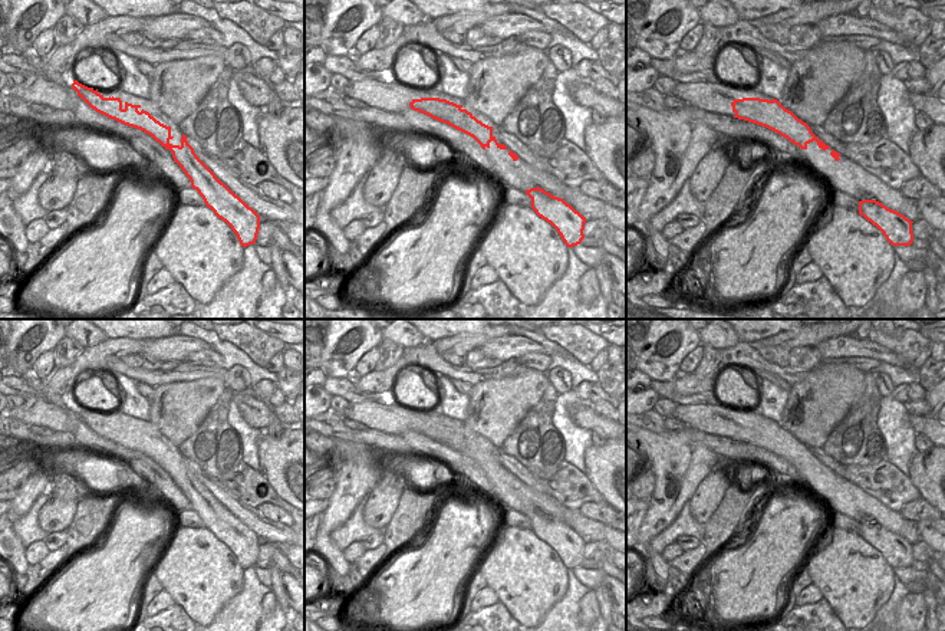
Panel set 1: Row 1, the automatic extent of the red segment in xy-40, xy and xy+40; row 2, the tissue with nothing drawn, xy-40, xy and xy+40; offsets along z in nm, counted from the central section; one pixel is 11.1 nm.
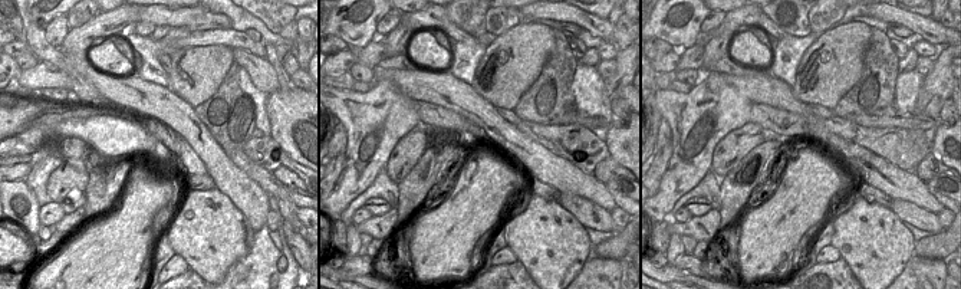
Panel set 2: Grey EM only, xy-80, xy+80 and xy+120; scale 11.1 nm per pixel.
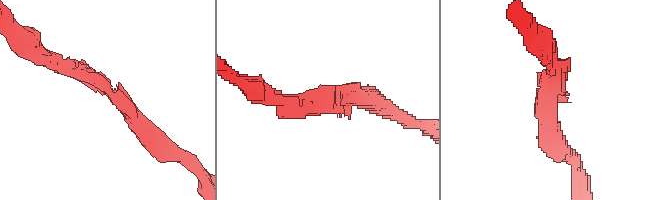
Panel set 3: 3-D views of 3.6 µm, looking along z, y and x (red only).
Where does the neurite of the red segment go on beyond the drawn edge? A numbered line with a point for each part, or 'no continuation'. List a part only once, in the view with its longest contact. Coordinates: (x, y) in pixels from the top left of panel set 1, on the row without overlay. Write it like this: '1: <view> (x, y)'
no continuation

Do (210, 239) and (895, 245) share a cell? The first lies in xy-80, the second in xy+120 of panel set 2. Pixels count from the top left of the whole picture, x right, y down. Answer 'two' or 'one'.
one

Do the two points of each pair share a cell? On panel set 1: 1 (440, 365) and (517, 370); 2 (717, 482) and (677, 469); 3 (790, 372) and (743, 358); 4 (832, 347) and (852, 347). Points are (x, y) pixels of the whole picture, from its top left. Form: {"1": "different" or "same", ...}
{"1": "same", "2": "different", "3": "same", "4": "same"}

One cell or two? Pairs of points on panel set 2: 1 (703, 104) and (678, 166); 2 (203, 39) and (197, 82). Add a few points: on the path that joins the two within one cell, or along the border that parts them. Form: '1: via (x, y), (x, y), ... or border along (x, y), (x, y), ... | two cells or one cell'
1: via (700, 120), (694, 131), (693, 150) | one cell
2: border along (231, 48), (210, 45), (184, 46), (175, 51) | two cells

